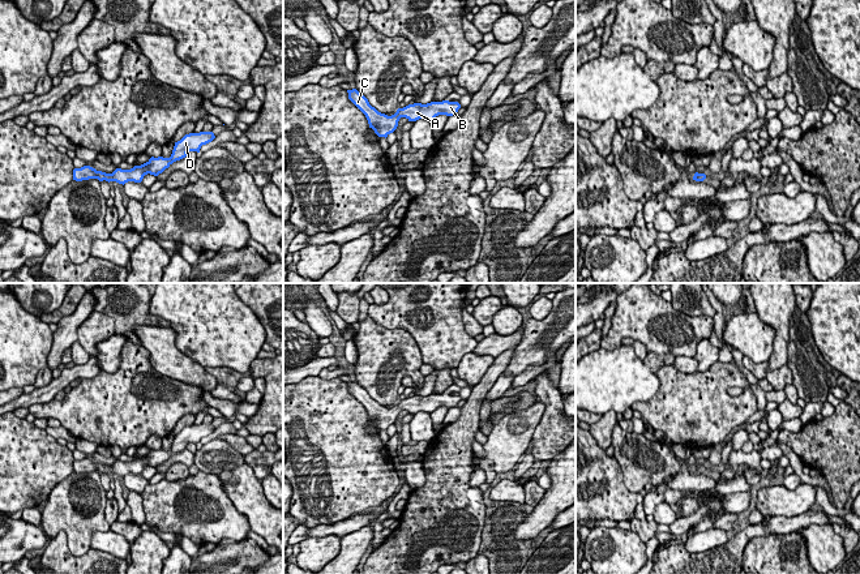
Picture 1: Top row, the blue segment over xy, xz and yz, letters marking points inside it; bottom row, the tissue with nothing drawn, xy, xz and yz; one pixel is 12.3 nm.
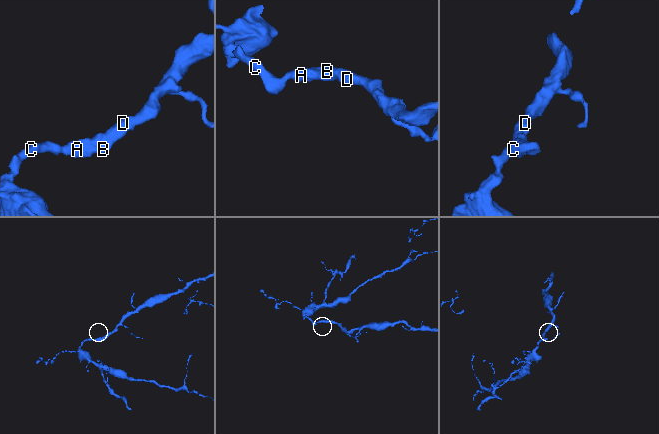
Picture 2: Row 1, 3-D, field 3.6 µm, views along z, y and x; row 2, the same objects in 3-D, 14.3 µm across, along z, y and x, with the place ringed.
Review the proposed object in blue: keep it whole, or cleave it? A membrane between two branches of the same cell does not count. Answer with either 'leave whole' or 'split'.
leave whole

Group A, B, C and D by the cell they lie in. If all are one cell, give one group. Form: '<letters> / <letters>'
A B C D

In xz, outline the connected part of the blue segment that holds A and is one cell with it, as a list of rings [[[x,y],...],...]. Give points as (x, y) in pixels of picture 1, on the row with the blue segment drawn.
[[[356,89],[347,90],[347,93],[348,99],[365,115],[369,128],[372,128],[378,137],[385,138],[397,129],[401,117],[406,117],[408,121],[416,121],[419,119],[431,121],[438,115],[457,115],[461,108],[458,102],[449,100],[431,102],[427,104],[414,103],[398,108],[394,115],[388,116],[372,107],[368,99]]]

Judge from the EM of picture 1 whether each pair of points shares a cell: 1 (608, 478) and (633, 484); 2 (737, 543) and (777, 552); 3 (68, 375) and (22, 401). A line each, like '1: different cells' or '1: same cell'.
1: different cells
2: different cells
3: same cell

